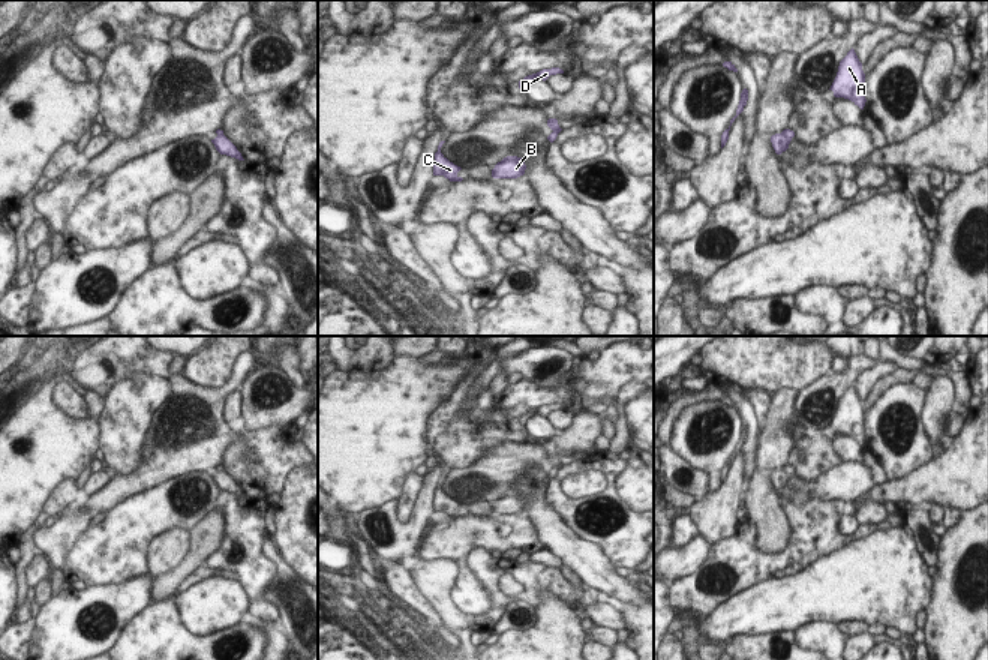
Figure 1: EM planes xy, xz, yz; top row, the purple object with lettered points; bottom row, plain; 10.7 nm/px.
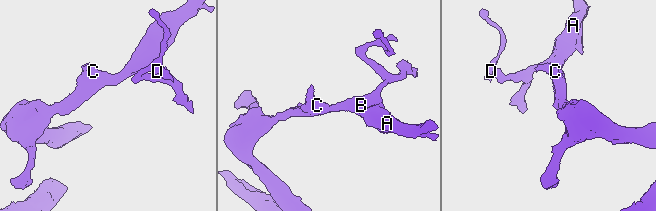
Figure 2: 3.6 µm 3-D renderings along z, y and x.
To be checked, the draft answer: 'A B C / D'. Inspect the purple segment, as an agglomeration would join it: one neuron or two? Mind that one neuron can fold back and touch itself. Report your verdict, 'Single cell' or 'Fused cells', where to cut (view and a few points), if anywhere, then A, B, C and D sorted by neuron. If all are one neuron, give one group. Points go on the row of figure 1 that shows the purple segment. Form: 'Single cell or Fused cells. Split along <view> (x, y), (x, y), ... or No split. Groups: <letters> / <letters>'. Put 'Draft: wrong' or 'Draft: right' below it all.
Fused cells. Split along yz (781, 132), (790, 140). Groups: A B C / D.
Draft: right

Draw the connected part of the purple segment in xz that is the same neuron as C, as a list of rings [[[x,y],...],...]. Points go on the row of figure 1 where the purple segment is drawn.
[[[441,141],[438,146],[438,152],[435,153],[433,160],[433,176],[444,176],[450,182],[462,182],[463,178],[457,176],[457,172],[462,170],[460,166],[450,162],[442,153],[441,147],[445,141]]]

